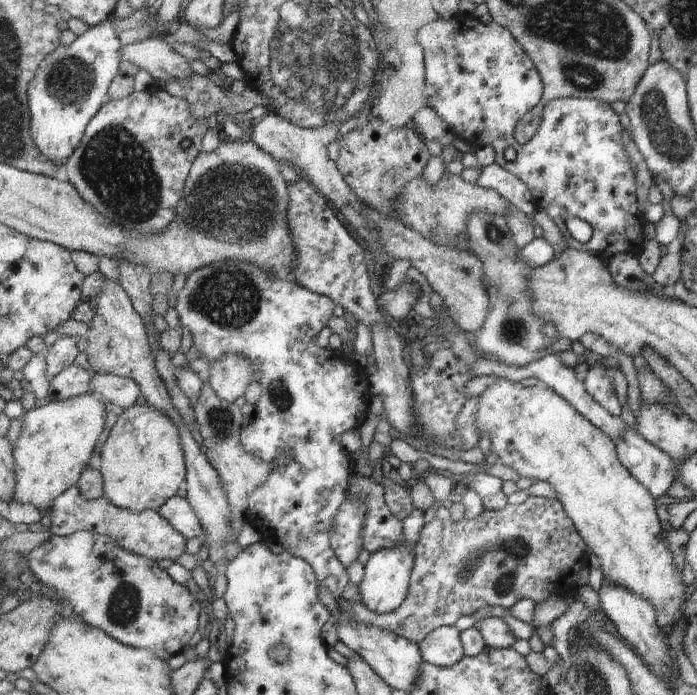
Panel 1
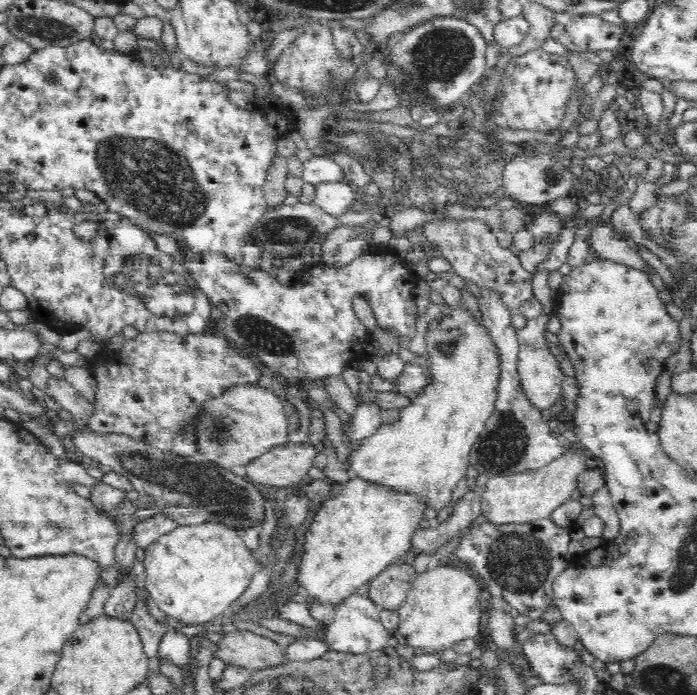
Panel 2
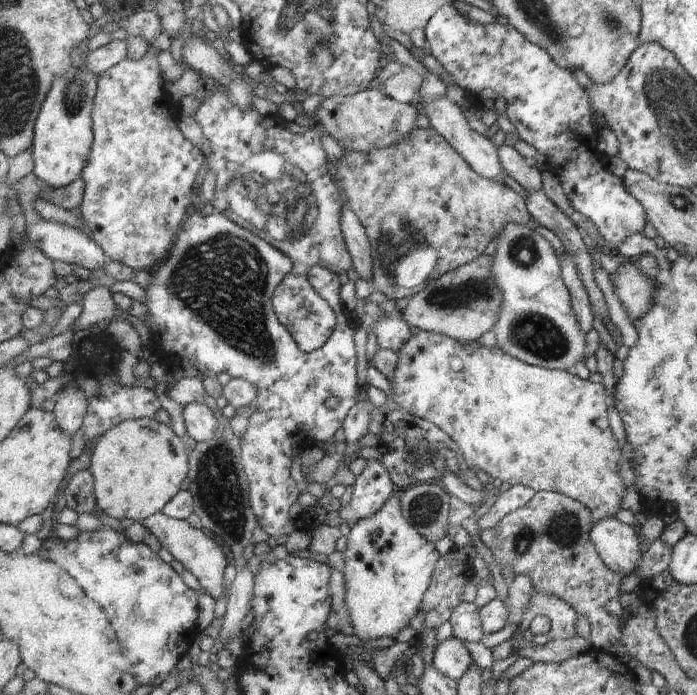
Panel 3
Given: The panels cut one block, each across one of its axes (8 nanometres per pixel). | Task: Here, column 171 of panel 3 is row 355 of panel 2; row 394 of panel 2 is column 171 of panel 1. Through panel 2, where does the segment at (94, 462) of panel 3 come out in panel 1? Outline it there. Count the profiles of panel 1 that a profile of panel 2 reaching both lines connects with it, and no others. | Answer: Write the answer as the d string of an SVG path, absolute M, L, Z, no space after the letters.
M153 405L125 409L117 418L101 452L100 471L105 478L105 496L121 508L137 512L159 510L177 494L188 475L180 434L176 421Z

